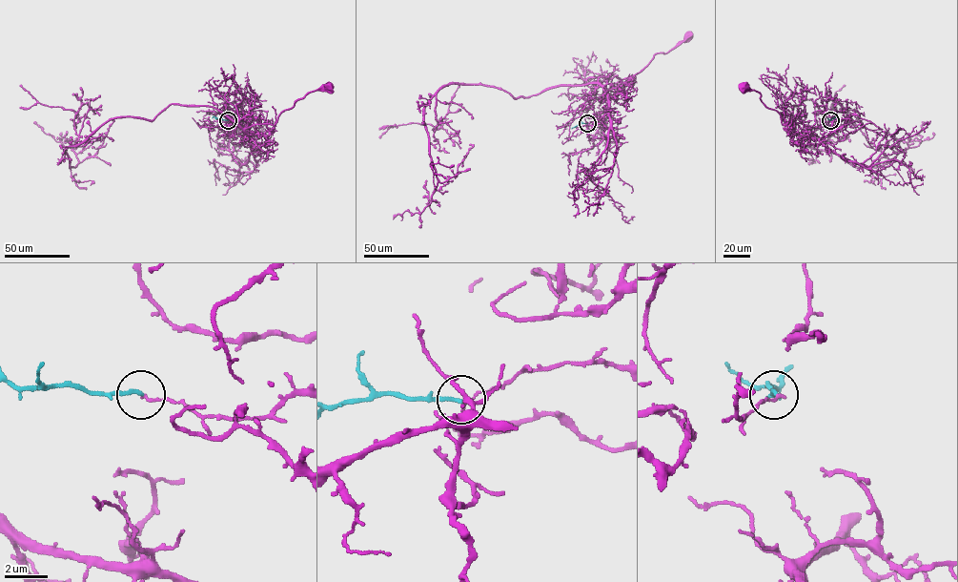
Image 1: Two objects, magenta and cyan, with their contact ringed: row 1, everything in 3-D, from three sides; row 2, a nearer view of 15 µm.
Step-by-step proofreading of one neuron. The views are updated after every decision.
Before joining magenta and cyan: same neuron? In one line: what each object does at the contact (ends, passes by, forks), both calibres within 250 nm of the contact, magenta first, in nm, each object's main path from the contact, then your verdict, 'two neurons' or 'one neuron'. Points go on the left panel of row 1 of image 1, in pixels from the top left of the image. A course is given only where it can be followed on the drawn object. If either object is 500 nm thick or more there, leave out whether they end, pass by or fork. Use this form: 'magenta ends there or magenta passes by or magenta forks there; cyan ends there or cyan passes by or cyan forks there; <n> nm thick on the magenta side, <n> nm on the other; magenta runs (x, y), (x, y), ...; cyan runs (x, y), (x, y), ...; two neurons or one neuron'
magenta ends there; cyan ends there; 120 nm thick on the magenta side, 170 nm on the other; magenta runs (228, 120), (241, 122), (243, 135), (247, 138), (248, 135), (271, 130), (284, 111), (311, 92), (329, 85); cyan runs (228, 120), (212, 117); two neurons

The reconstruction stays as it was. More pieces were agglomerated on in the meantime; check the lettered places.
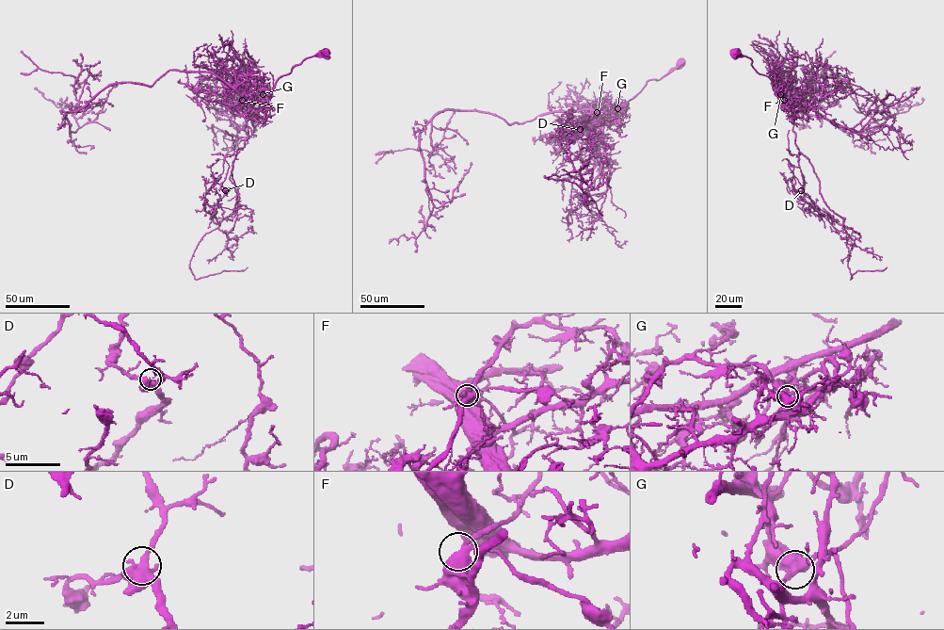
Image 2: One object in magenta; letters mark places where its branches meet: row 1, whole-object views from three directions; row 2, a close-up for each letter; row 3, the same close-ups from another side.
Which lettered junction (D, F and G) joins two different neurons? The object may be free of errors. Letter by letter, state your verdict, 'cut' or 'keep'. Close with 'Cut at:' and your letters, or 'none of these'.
D: keep
F: keep
G: cut
Cut at: G

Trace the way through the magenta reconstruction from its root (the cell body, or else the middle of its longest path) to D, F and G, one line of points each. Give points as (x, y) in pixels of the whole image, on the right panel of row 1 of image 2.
D: (735, 52), (748, 57), (778, 95), (792, 101), (795, 144), (812, 167), (824, 201), (843, 223), (801, 190)
F: (735, 52), (748, 57), (752, 66), (770, 79), (772, 88), (778, 90), (777, 96), (784, 100)
G: (735, 52), (748, 57), (752, 66), (768, 76), (772, 88), (777, 89), (780, 95)

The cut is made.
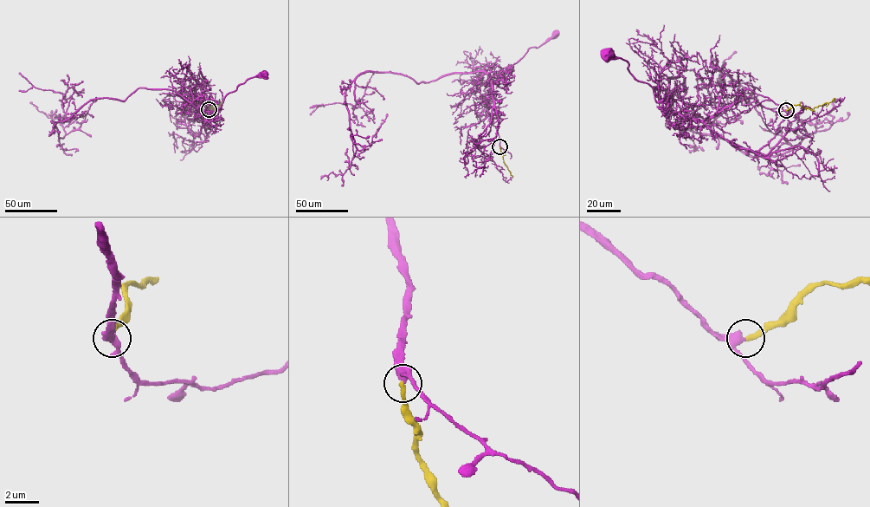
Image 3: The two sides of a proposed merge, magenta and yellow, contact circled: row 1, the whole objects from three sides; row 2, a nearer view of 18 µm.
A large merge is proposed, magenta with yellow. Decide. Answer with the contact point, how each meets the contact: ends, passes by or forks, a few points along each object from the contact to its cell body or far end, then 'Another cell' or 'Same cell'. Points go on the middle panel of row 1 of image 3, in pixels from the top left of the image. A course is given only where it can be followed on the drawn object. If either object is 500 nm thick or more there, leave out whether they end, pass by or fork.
Place: (499, 146). At the ring magenta passes by. At the ring yellow ends. Course of magenta: (499, 146), (497, 127), (488, 113), (491, 78), (511, 68), (530, 48), (538, 47), (555, 34). Course of yellow: (499, 146), (504, 162), (512, 176). Same cell

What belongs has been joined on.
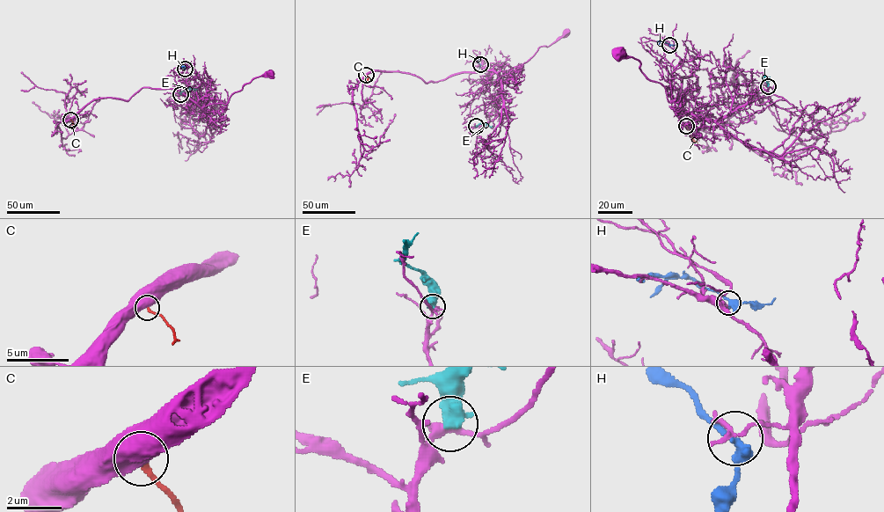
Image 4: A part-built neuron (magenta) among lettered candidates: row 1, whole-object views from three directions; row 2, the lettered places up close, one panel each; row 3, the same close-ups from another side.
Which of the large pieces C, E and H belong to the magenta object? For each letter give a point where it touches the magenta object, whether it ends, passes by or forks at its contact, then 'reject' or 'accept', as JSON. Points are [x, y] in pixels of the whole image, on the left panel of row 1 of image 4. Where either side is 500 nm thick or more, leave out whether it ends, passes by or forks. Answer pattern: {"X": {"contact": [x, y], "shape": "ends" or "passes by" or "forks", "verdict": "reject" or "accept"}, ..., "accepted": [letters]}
{"C": {"contact": [70, 120], "verdict": "reject"}, "E": {"contact": [180, 94], "verdict": "reject"}, "H": {"contact": [185, 69], "shape": "passes by", "verdict": "reject"}, "accepted": []}

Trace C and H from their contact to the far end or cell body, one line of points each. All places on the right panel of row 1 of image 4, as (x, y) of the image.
C: (686, 127), (697, 142)
H: (669, 45), (656, 42)

